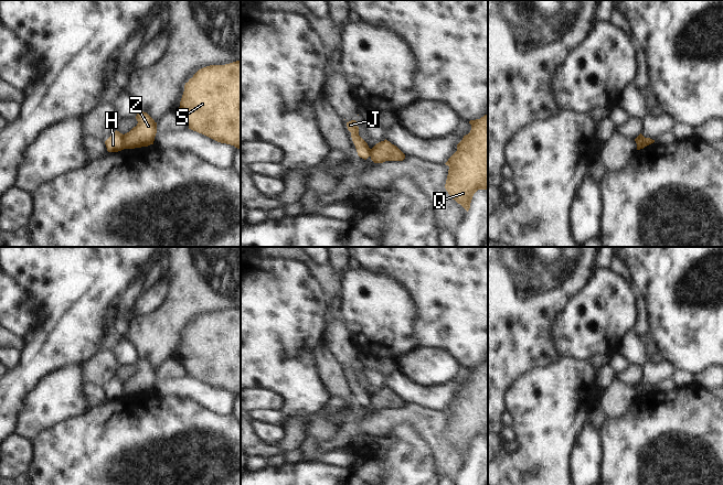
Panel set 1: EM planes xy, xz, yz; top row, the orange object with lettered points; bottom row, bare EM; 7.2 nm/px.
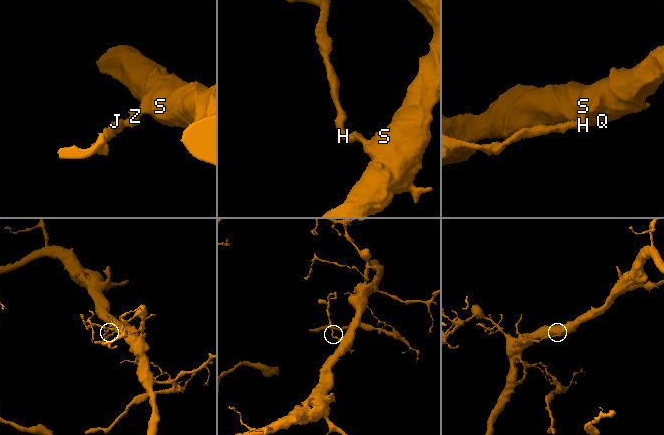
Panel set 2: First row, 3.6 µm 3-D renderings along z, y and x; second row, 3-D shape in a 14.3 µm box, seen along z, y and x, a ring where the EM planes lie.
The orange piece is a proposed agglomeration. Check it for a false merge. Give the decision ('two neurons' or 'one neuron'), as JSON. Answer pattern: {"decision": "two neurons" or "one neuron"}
{"decision": "two neurons"}

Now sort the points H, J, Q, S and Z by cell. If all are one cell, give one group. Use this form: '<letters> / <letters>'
H J / Q S Z

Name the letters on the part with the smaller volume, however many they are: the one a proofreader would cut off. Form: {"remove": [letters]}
{"remove": ["H", "J"]}

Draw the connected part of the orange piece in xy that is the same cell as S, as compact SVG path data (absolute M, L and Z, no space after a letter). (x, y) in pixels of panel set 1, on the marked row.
M241 61L199 69L184 85L177 110L189 129L217 142L241 148Z

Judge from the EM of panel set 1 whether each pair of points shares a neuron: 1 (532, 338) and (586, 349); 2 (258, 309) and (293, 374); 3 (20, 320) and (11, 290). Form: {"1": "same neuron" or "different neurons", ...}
{"1": "different neurons", "2": "same neuron", "3": "same neuron"}

